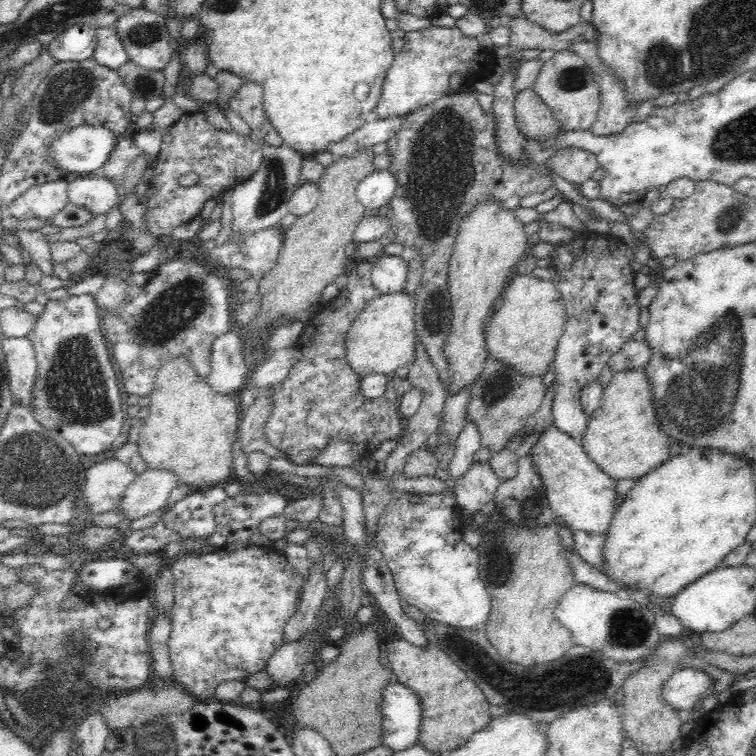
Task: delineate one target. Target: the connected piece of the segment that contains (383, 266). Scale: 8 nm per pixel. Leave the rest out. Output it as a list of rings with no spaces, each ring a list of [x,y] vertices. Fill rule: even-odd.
[[[401,255],[376,256],[371,259],[371,263],[371,281],[382,295],[404,290],[409,268]]]

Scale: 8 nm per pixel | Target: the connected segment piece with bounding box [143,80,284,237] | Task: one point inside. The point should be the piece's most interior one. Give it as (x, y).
(222, 159)

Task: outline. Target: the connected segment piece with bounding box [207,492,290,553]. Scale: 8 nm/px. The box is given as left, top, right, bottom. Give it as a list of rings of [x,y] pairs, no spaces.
[[[276,492],[243,493],[236,496],[226,497],[220,504],[212,506],[214,513],[215,532],[208,536],[207,544],[210,551],[225,551],[229,553],[241,550],[249,544],[250,537],[258,532],[260,522],[264,519],[269,520],[277,515],[282,515],[289,499]]]

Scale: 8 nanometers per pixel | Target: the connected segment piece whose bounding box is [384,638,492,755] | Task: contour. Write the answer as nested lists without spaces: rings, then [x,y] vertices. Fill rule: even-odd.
[[[405,638],[384,643],[392,672],[398,680],[409,686],[420,697],[423,717],[420,725],[419,744],[432,752],[446,755],[464,744],[472,734],[486,728],[492,720],[486,700],[480,687],[461,670],[448,654],[437,644],[429,642],[420,648]]]

